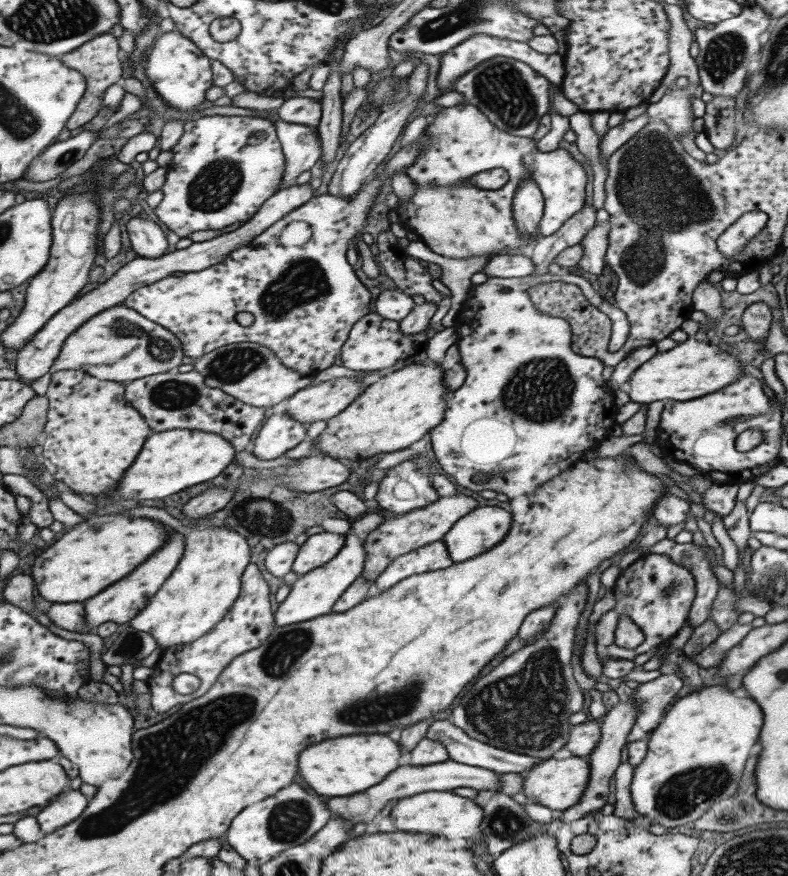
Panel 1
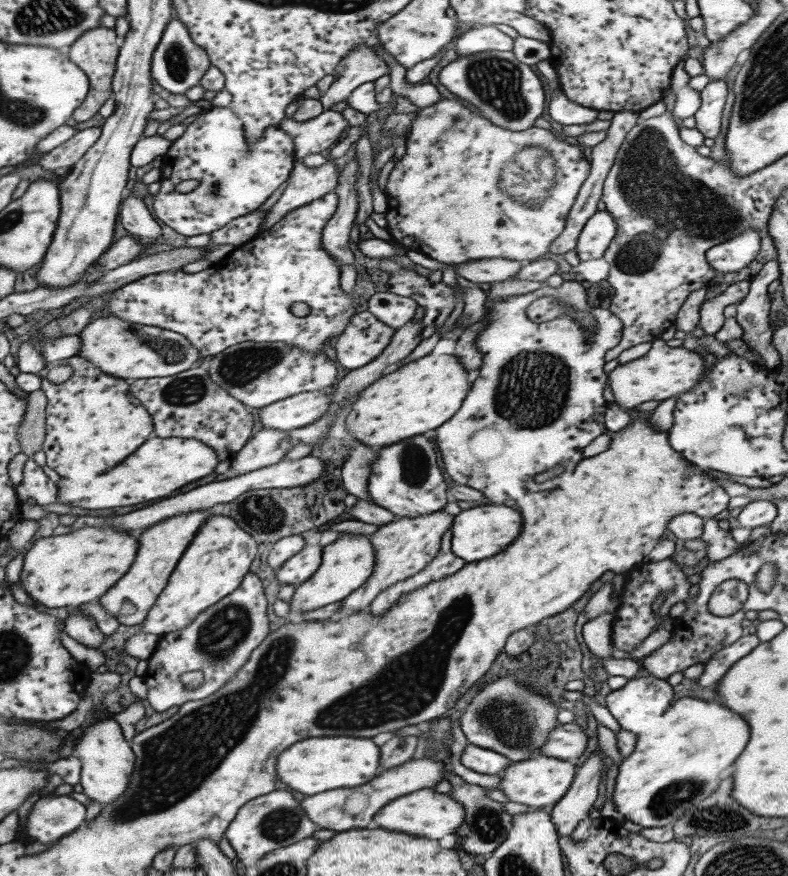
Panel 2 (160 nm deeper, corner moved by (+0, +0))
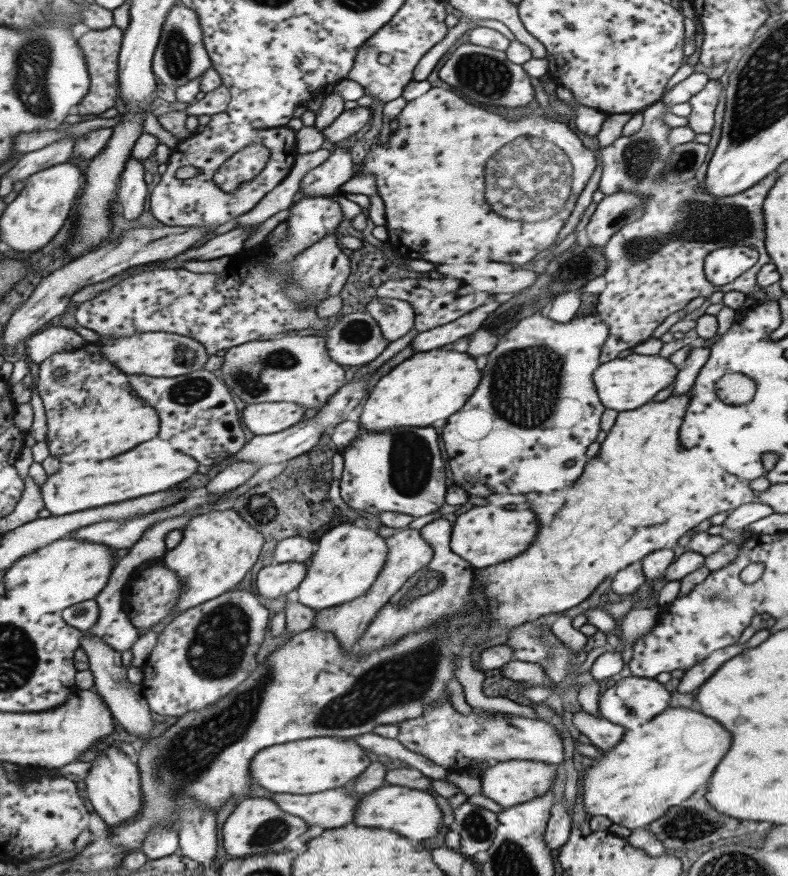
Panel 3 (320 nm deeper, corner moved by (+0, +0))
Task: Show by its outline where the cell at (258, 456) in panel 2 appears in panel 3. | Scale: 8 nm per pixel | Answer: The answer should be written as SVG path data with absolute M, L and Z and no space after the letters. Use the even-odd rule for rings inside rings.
M237 460L233 464L226 466L224 470L213 475L213 478L208 479L204 490L209 494L222 494L237 488L237 486L247 482L257 468L256 464L252 462L244 462L244 460Z

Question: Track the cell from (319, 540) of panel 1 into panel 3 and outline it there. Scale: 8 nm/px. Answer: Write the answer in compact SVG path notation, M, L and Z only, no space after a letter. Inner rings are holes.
M282 562L263 565L255 576L255 592L275 600L298 589L305 578L307 566L303 562Z

